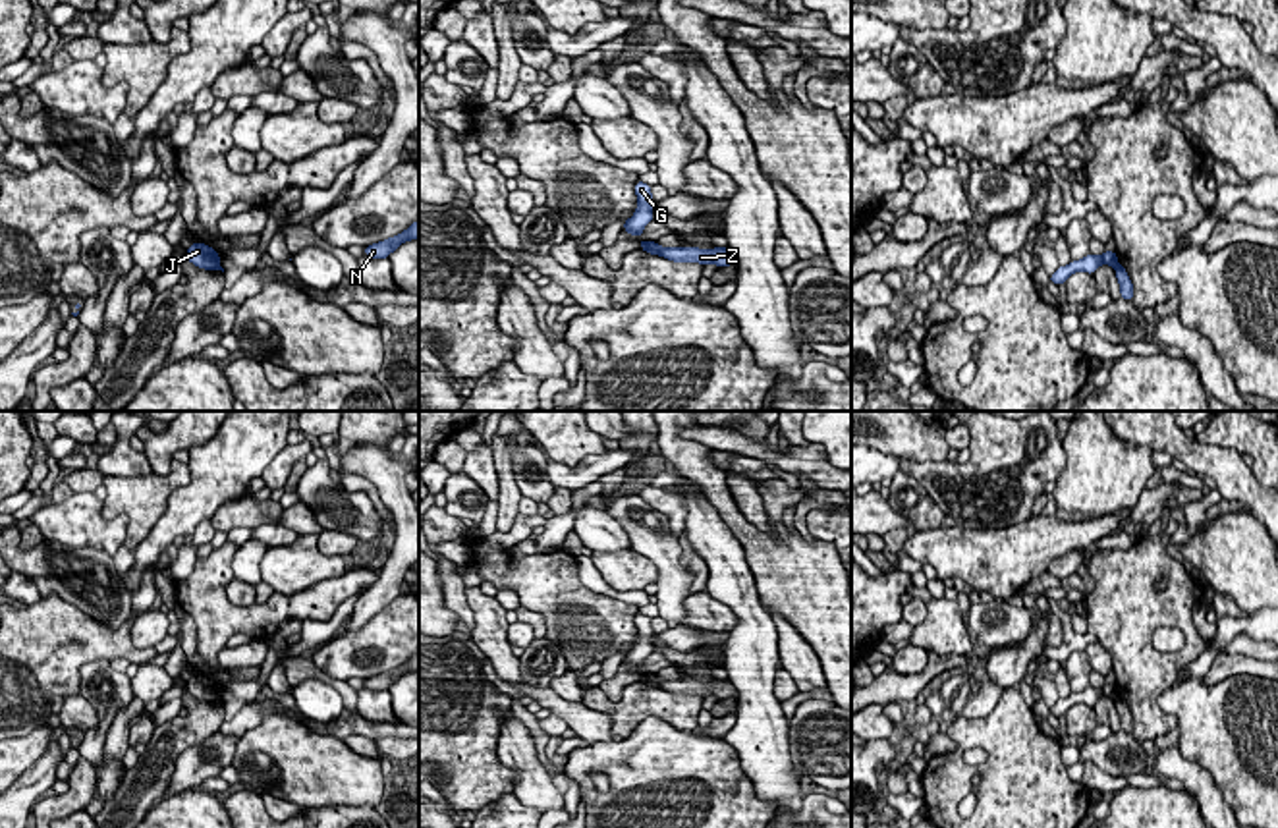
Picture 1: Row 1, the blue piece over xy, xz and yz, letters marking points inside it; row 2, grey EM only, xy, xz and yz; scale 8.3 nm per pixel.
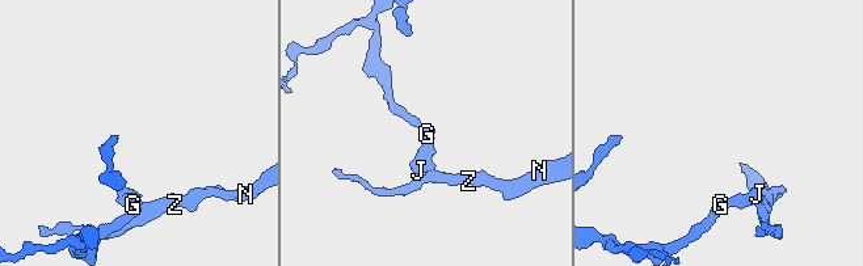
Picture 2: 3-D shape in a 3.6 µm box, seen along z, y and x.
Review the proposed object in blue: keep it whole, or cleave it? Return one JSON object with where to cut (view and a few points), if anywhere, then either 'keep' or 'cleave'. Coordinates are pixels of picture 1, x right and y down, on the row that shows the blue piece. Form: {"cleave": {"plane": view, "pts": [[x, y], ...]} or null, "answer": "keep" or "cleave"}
{"cleave": {"plane": "xy", "pts": [[219, 263], [211, 269]]}, "answer": "cleave"}

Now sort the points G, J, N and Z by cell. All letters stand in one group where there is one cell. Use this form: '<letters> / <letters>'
G J / N Z

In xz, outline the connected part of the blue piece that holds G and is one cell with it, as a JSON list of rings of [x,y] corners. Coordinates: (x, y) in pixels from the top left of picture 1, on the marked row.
[[[637,179],[635,183],[635,195],[637,195],[637,210],[635,214],[624,222],[624,230],[631,235],[641,235],[643,228],[654,220],[654,214],[651,212],[651,205],[653,205],[653,195],[651,195],[651,185],[643,183]]]

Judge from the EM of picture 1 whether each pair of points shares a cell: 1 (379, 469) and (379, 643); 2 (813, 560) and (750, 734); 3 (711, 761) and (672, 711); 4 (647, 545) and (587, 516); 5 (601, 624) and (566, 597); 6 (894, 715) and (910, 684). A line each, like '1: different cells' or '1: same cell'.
1: different cells
2: different cells
3: different cells
4: different cells
5: same cell
6: different cells

